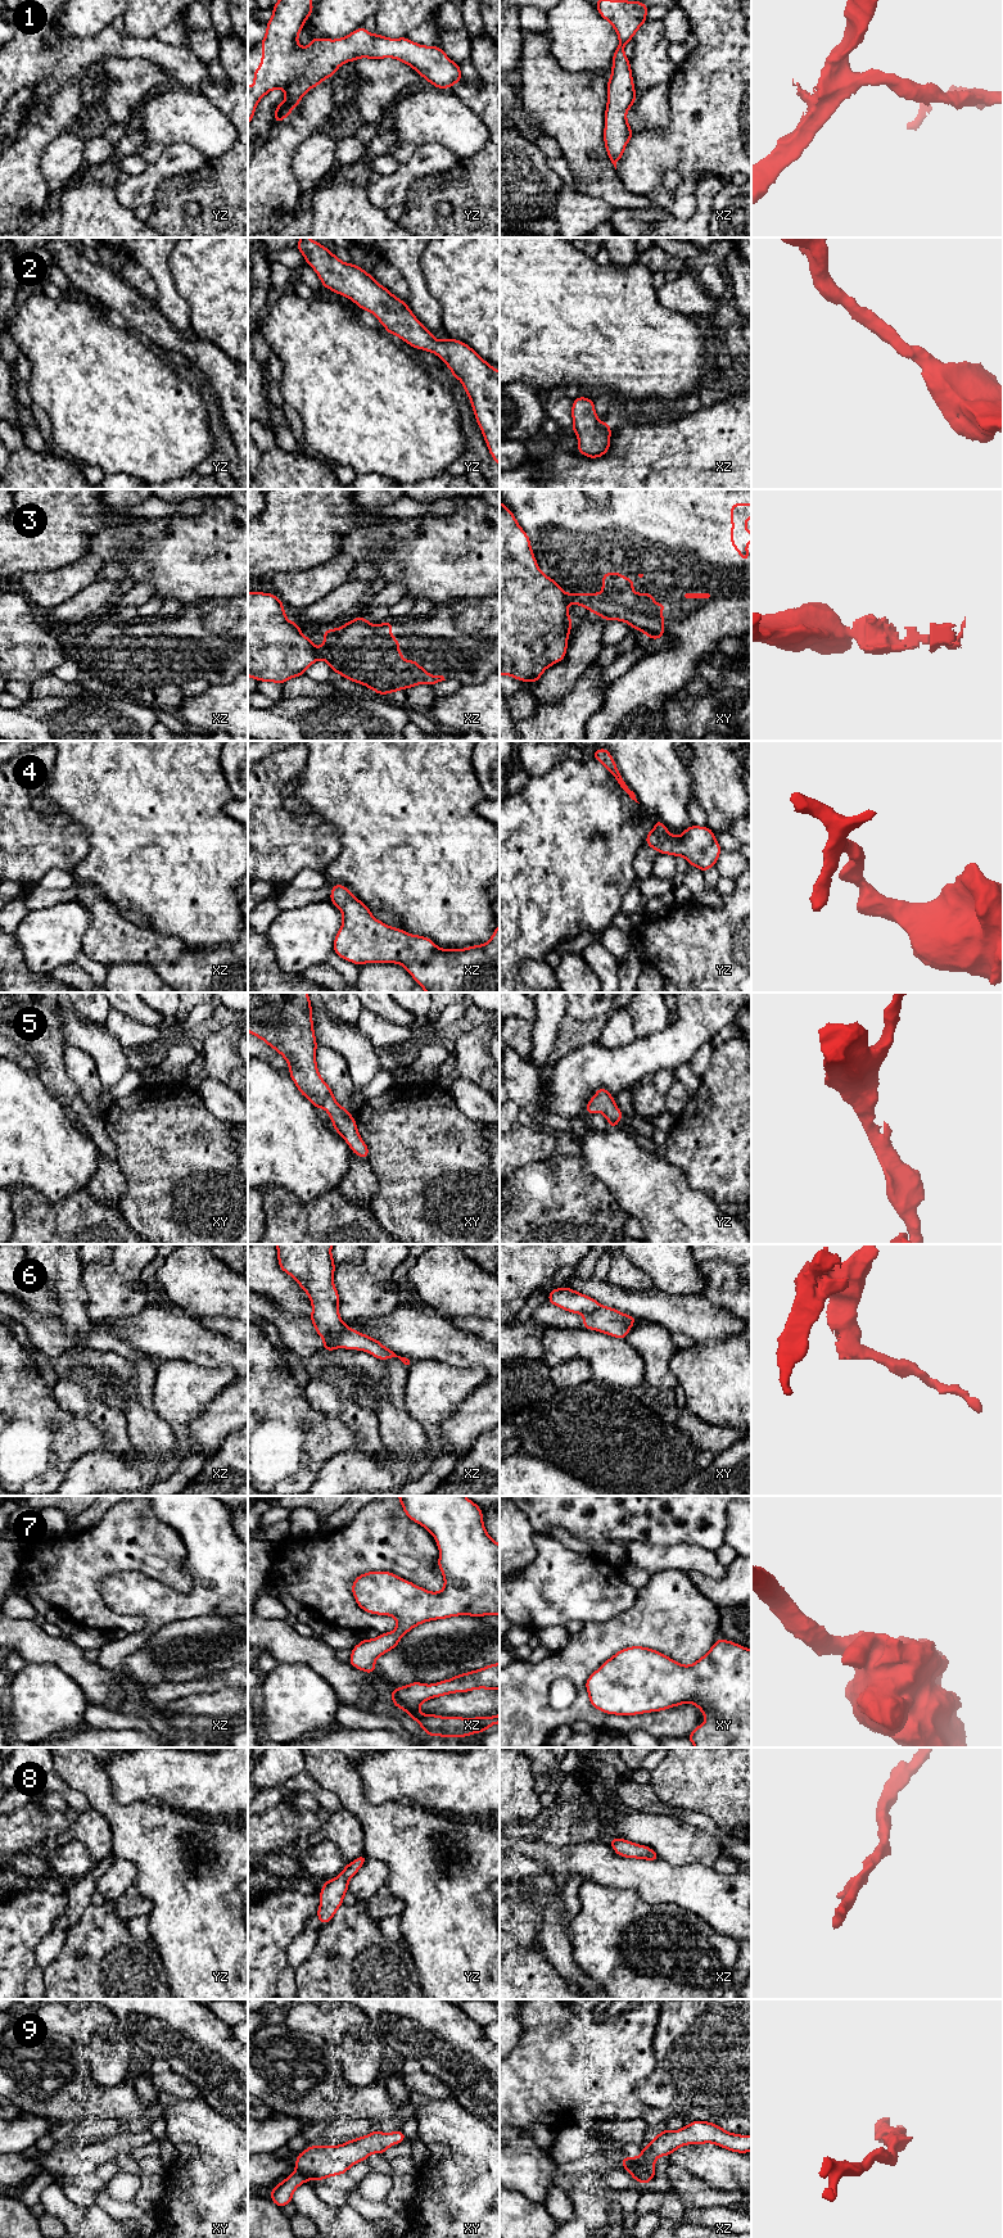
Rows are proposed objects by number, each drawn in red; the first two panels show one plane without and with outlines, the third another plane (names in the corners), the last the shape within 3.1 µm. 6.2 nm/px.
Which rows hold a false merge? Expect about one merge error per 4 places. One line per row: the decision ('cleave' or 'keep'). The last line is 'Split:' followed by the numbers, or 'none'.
1: keep
2: keep
3: cleave
4: keep
5: keep
6: cleave
7: keep
8: keep
9: keep
Split: 3, 6

